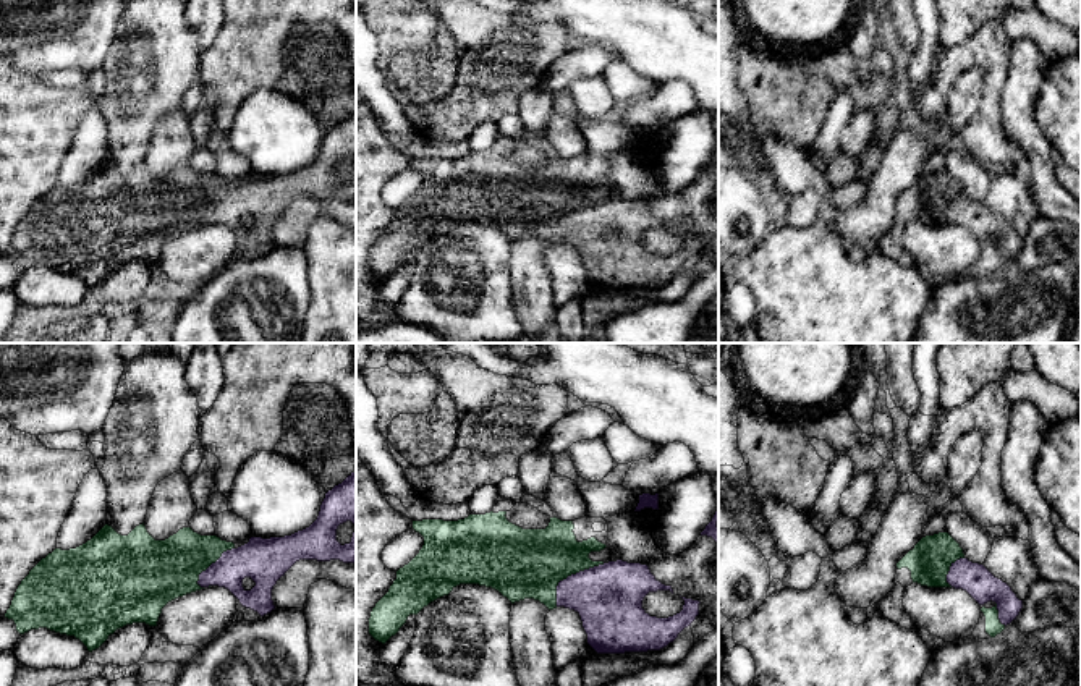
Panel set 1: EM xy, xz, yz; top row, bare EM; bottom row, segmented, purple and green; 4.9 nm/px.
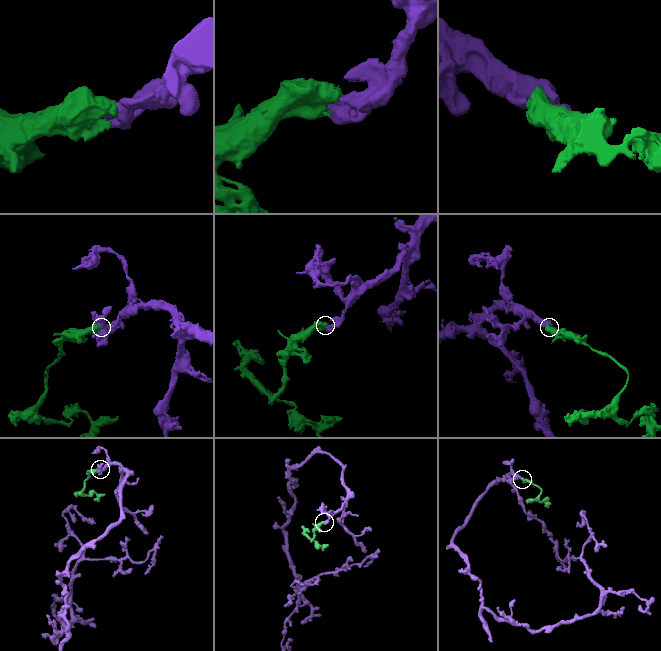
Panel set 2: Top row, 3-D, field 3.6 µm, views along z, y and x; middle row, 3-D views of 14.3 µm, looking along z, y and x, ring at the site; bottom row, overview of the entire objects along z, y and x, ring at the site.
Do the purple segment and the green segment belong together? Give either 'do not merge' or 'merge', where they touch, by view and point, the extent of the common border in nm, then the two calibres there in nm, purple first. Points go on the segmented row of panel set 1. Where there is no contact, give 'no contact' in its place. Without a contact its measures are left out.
merge | xz (572, 575) | 320 nm | 340/360 nm

